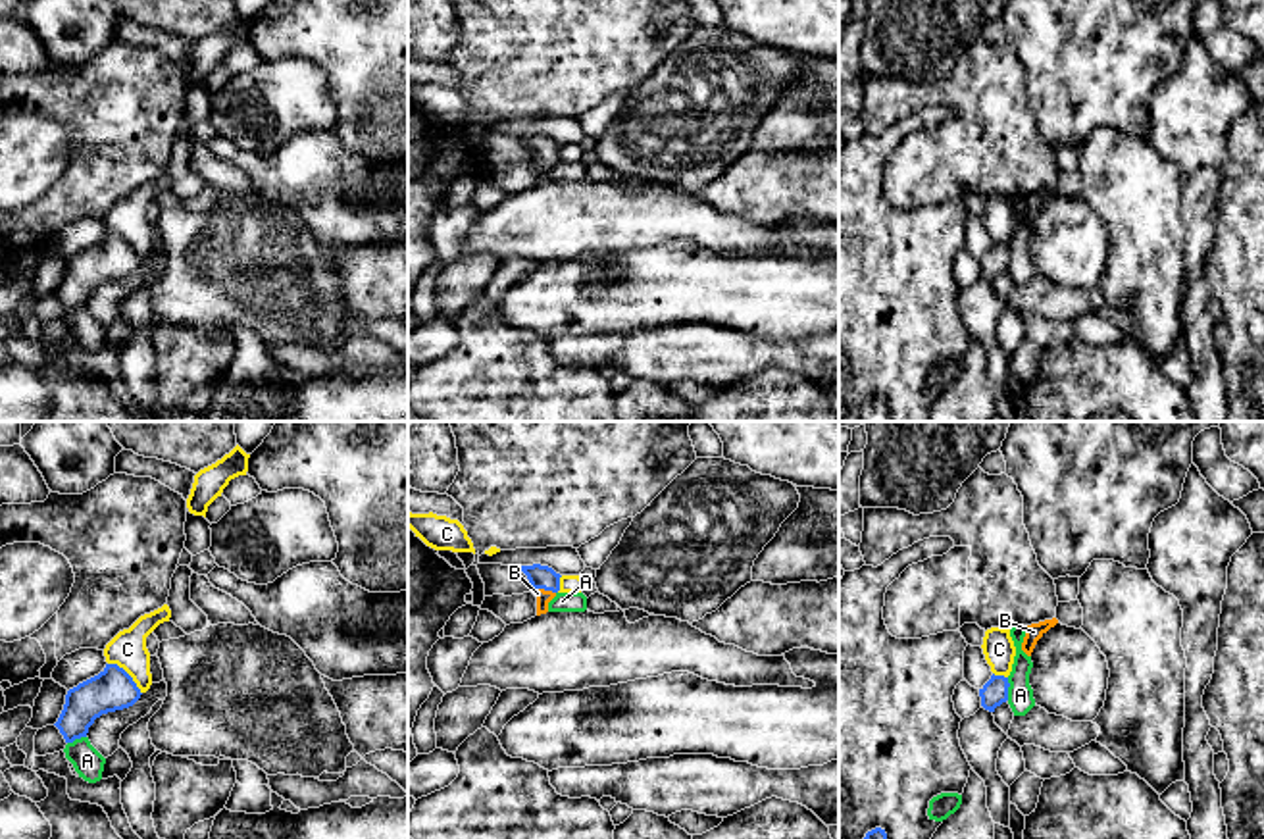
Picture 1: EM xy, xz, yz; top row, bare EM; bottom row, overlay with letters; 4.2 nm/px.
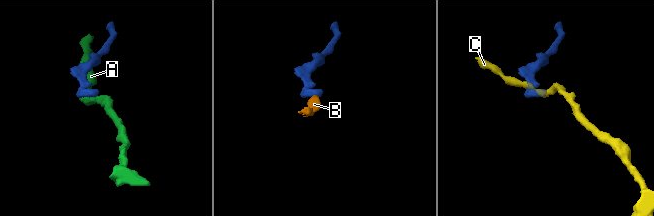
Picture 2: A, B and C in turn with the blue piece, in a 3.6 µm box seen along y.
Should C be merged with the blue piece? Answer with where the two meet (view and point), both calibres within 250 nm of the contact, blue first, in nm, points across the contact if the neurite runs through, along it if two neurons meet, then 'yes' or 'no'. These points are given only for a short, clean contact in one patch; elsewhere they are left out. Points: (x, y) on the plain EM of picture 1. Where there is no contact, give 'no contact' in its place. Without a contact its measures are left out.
xy (127, 243) | 180/160 nm | along xy (108, 231), (122, 237), (141, 262) | no

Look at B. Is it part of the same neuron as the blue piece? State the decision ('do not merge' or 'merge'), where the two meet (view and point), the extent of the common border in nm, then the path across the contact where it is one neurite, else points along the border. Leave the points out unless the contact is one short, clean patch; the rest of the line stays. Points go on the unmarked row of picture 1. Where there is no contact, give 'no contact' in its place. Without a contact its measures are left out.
merge | xz (545, 158) | 100 nm | across xz (539, 145), (545, 158), (543, 166)

